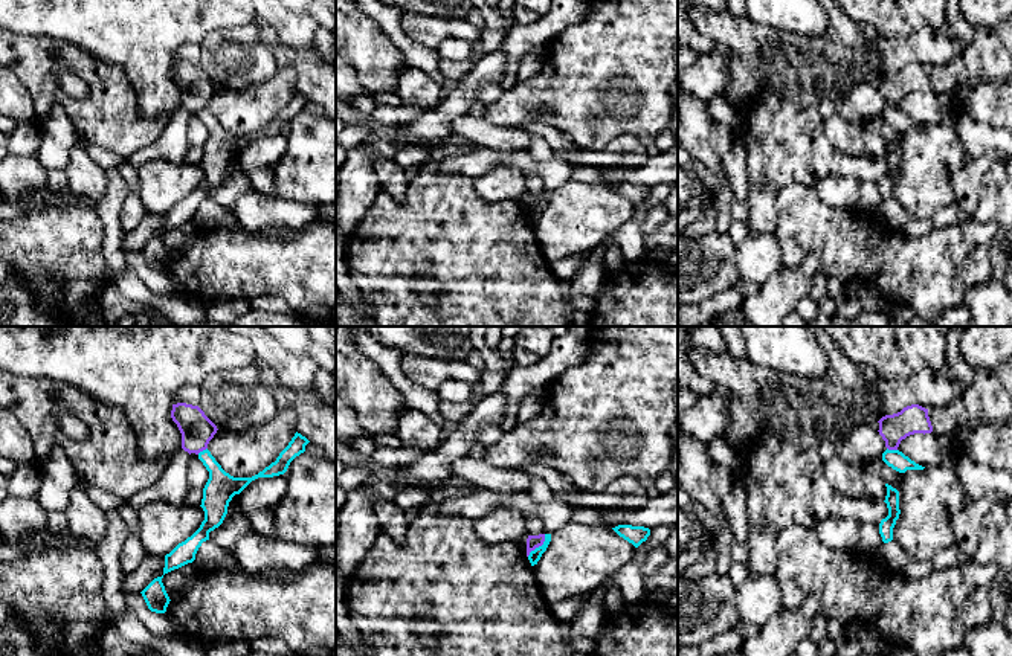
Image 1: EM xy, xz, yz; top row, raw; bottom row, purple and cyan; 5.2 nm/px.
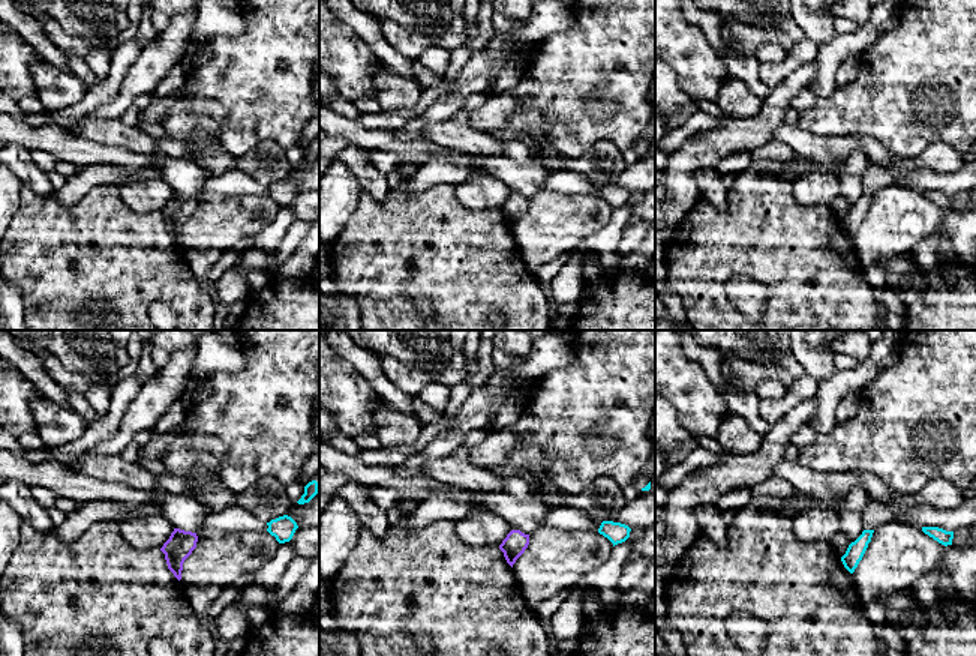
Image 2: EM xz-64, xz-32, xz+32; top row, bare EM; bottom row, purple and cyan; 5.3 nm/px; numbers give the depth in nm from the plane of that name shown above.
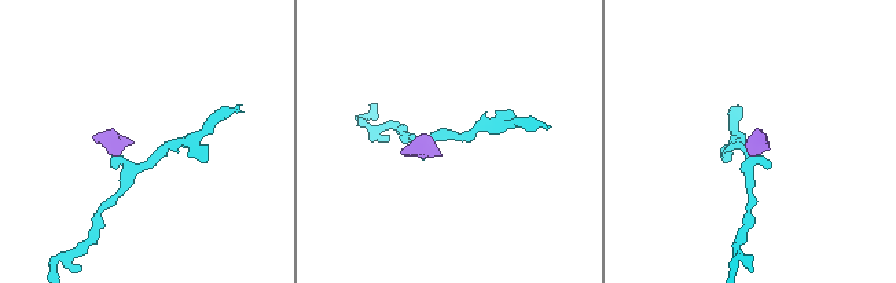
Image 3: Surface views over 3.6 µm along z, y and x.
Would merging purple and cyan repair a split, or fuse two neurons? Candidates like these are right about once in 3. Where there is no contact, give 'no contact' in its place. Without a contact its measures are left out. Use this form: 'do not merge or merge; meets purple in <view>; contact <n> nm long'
do not merge; meets purple in xz; contact 160 nm long

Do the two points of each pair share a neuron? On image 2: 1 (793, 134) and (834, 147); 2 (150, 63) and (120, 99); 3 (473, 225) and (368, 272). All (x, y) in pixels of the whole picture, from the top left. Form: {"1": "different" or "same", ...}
{"1": "same", "2": "same", "3": "same"}

